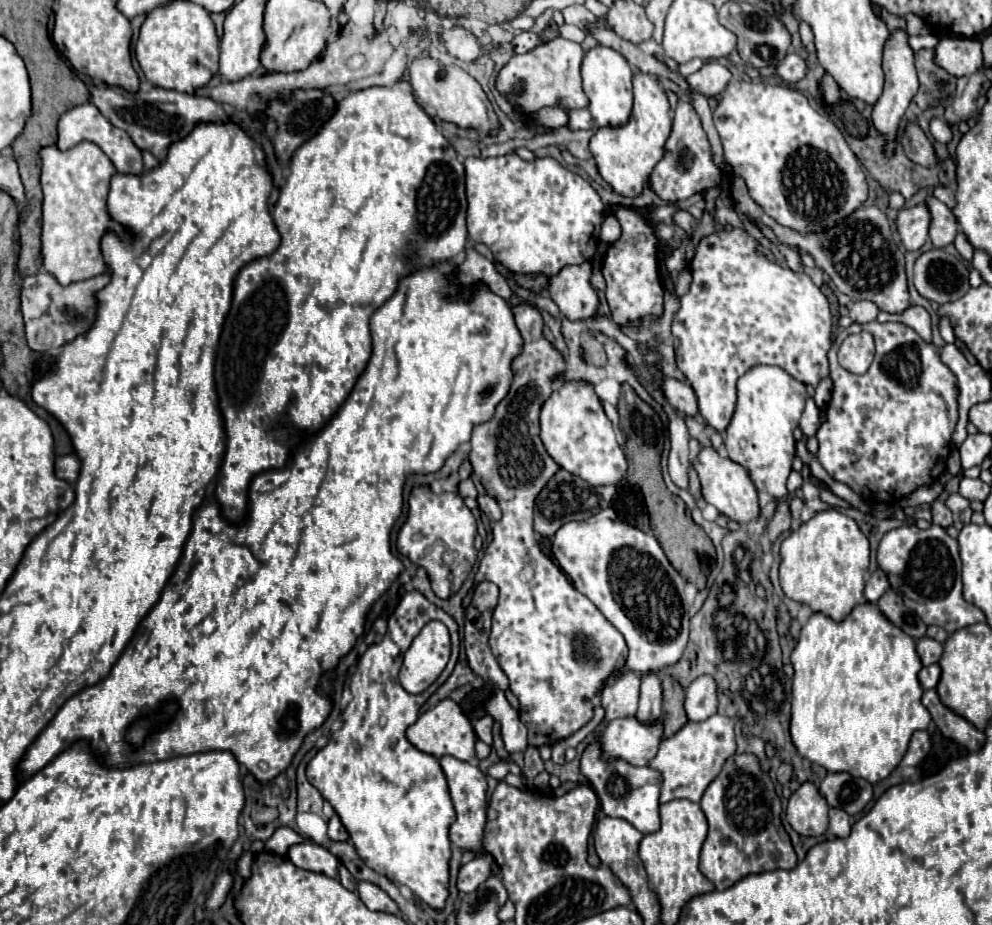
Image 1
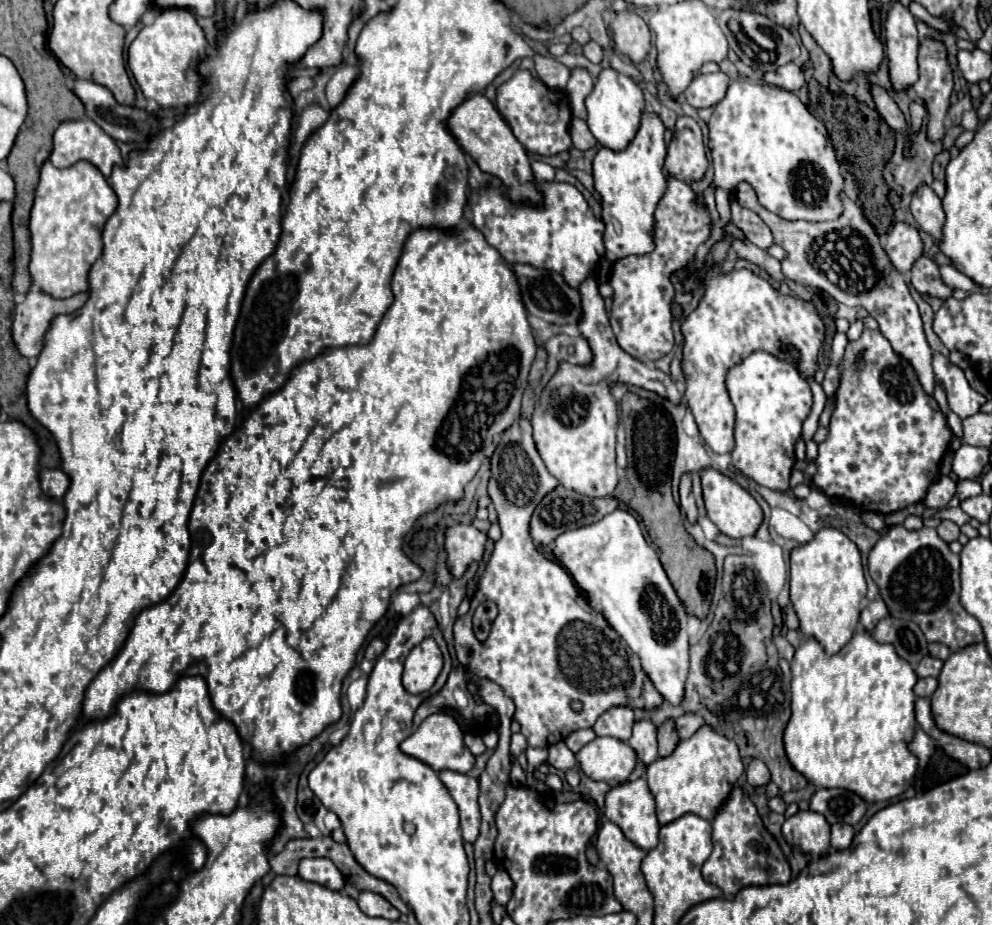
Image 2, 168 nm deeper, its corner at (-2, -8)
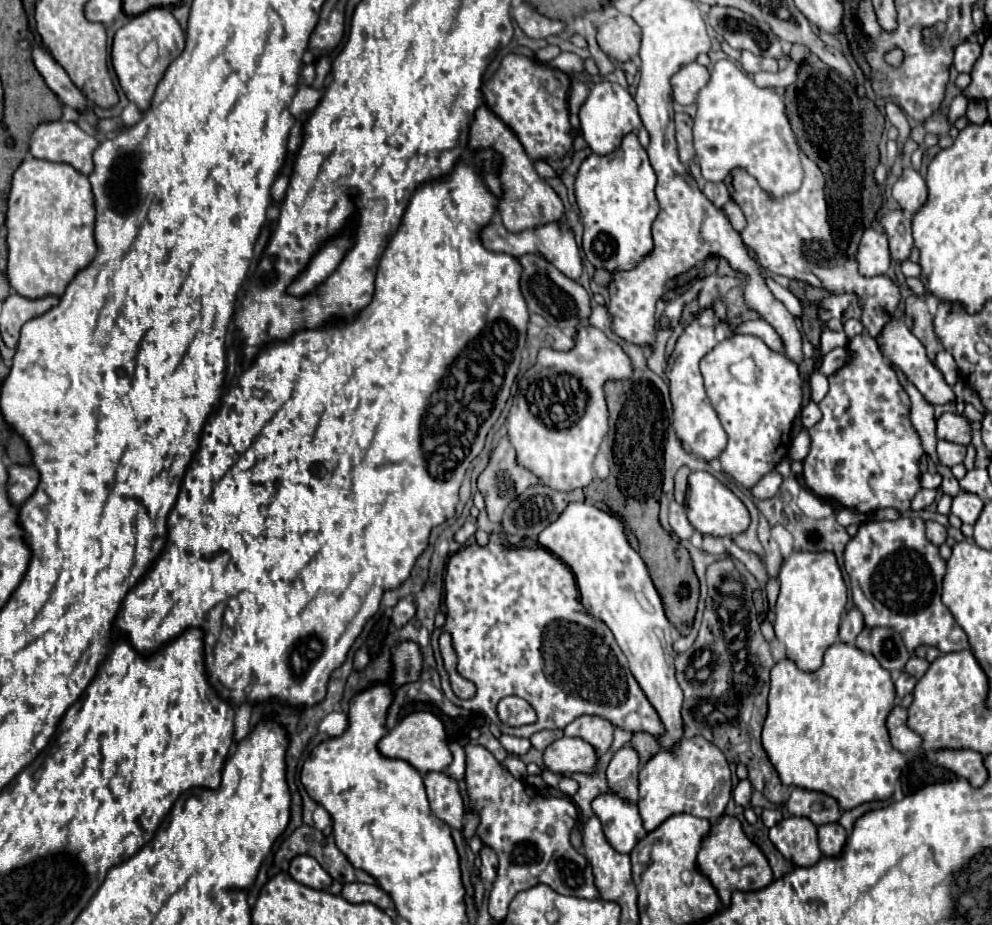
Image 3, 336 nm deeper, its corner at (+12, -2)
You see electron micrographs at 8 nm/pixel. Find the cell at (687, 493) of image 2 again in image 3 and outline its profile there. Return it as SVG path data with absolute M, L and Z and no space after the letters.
M676 501L670 503L670 527L672 531L680 537L680 539L690 539L694 533L694 527L690 525L686 511L682 505L678 505Z

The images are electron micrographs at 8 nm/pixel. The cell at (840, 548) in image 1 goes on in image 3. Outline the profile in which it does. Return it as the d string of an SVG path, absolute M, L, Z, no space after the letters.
M792 553L788 561L782 565L780 575L780 595L776 601L776 621L774 631L776 639L786 645L786 657L798 665L798 669L812 673L822 665L824 651L838 641L838 623L842 617L842 611L848 601L848 589L842 579L842 571L836 563L836 557L832 553Z

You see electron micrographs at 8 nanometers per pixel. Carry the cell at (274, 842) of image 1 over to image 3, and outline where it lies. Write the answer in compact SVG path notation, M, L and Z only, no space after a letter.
M310 825L298 827L288 839L282 841L280 849L274 855L274 865L282 871L288 871L290 861L298 855L314 857L322 865L322 869L326 869L330 877L340 883L374 883L368 873L350 865L348 857L336 847L334 837L324 837L322 831Z

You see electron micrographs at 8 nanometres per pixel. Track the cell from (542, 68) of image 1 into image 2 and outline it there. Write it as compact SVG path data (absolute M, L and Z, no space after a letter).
M574 67L570 71L570 81L568 81L568 95L570 95L570 109L574 117L586 119L586 107L584 107L584 99L588 97L588 93L592 91L594 81L590 77L590 73L584 67Z

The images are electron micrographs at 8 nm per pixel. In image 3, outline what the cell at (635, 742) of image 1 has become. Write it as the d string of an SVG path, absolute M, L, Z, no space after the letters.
M562 737L556 739L552 745L548 745L542 753L546 769L552 773L592 773L596 769L598 757L594 749L582 741L582 739L572 739L572 737Z

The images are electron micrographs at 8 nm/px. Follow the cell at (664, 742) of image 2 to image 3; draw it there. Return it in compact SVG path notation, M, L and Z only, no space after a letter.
M634 733L632 739L630 739L630 745L632 745L634 751L638 753L642 765L644 765L646 761L650 761L650 759L660 751L660 745L658 745L656 737L650 735L650 733Z

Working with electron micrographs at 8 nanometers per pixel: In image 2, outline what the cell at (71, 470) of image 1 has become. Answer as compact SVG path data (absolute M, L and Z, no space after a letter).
M42 469L40 471L40 487L52 499L62 499L68 491L68 475L60 469Z

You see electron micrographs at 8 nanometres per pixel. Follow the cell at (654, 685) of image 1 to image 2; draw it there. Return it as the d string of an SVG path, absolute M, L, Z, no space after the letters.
M640 719L634 723L630 745L636 749L638 759L646 765L658 759L658 739L656 739L658 727L650 719Z

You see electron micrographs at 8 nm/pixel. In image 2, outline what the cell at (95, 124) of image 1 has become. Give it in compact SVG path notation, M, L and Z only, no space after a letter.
M86 117L86 119L76 119L76 121L64 121L64 123L56 129L56 133L54 133L54 149L52 149L52 155L50 155L52 165L62 169L62 167L74 165L74 163L80 161L80 159L94 163L94 165L102 171L104 177L110 175L110 171L112 171L112 167L114 167L116 163L124 163L116 141L114 141L110 135L106 135L106 133L104 133L92 119L88 119L88 117Z

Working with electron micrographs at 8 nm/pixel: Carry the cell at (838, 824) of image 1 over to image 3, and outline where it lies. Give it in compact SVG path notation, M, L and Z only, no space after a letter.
M828 823L818 827L818 841L820 841L820 851L826 857L838 857L842 853L844 843L846 843L848 833L840 823Z

